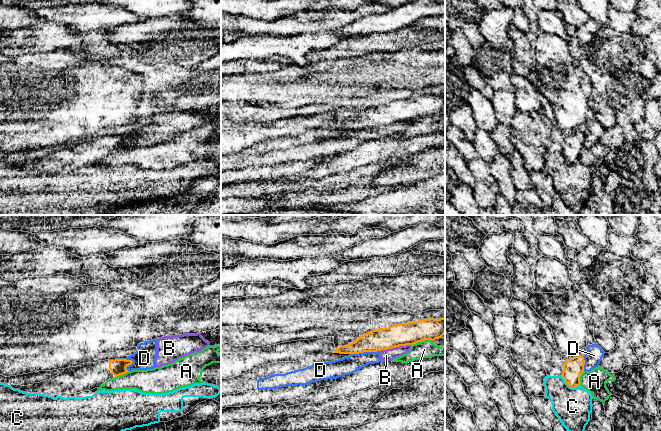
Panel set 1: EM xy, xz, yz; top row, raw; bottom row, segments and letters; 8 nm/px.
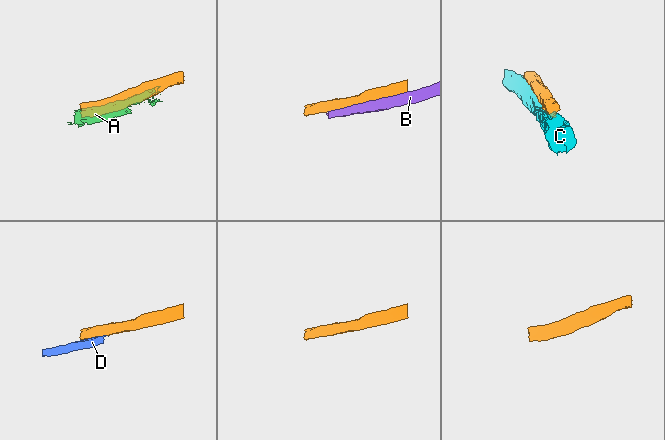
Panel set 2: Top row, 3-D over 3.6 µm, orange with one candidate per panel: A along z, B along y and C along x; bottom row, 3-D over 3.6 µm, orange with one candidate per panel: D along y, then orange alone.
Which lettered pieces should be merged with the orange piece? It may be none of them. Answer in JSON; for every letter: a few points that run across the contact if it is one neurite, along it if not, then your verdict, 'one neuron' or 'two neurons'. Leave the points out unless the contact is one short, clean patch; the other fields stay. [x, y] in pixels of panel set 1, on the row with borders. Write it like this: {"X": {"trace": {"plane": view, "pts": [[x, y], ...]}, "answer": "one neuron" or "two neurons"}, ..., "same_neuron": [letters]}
{"A": {"answer": "two neurons"}, "B": {"answer": "two neurons"}, "C": {"answer": "two neurons"}, "D": {"trace": {"plane": "xz", "pts": [[379, 350], [351, 354]]}, "answer": "two neurons"}, "same_neuron": []}

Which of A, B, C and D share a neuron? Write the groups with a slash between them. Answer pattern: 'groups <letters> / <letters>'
groups A / B D / C

